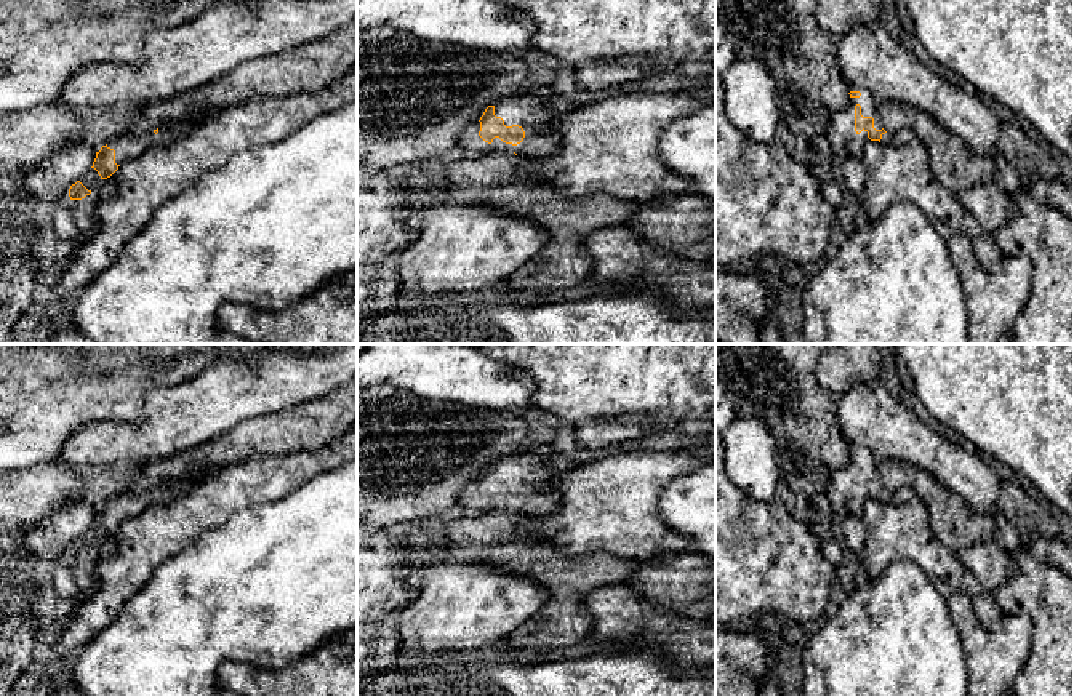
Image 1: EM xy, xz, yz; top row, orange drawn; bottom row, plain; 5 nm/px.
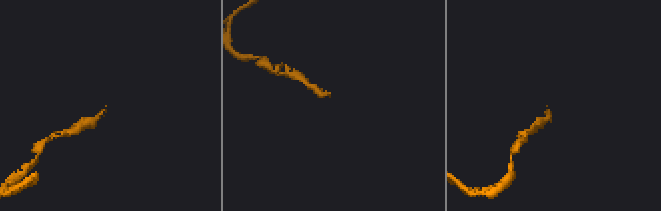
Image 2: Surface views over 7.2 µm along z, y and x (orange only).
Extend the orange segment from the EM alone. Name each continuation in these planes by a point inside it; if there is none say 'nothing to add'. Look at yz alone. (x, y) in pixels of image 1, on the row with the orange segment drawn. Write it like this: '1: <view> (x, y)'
1: yz (842, 140)

